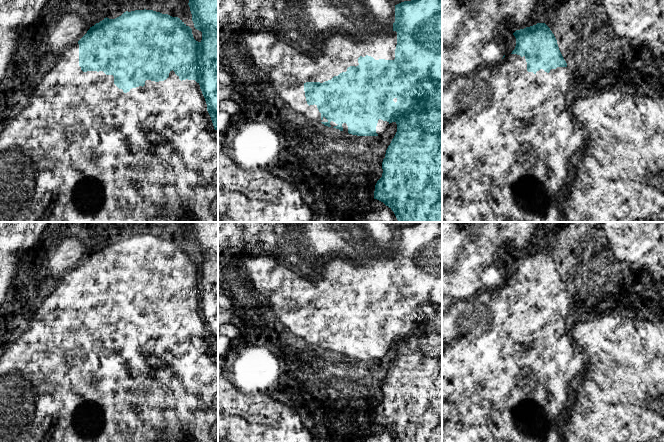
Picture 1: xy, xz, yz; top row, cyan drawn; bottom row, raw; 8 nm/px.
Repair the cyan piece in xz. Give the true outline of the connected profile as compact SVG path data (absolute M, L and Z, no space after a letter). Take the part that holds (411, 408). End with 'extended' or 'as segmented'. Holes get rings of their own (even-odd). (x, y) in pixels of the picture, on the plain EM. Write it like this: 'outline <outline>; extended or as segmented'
outline M416 222L411 225L404 225L395 229L395 246L393 255L397 256L397 269L395 273L395 283L375 284L373 281L366 279L358 282L358 290L350 290L346 296L334 300L331 304L320 306L304 307L304 315L307 328L316 329L321 337L321 344L325 341L328 345L321 346L325 350L331 351L333 345L337 349L333 352L343 355L342 348L348 350L348 357L357 360L378 360L376 350L378 344L387 345L389 348L397 348L397 356L388 370L385 382L382 386L382 401L377 405L374 415L374 423L383 426L395 438L396 442L442 442L442 222Z; as segmented

